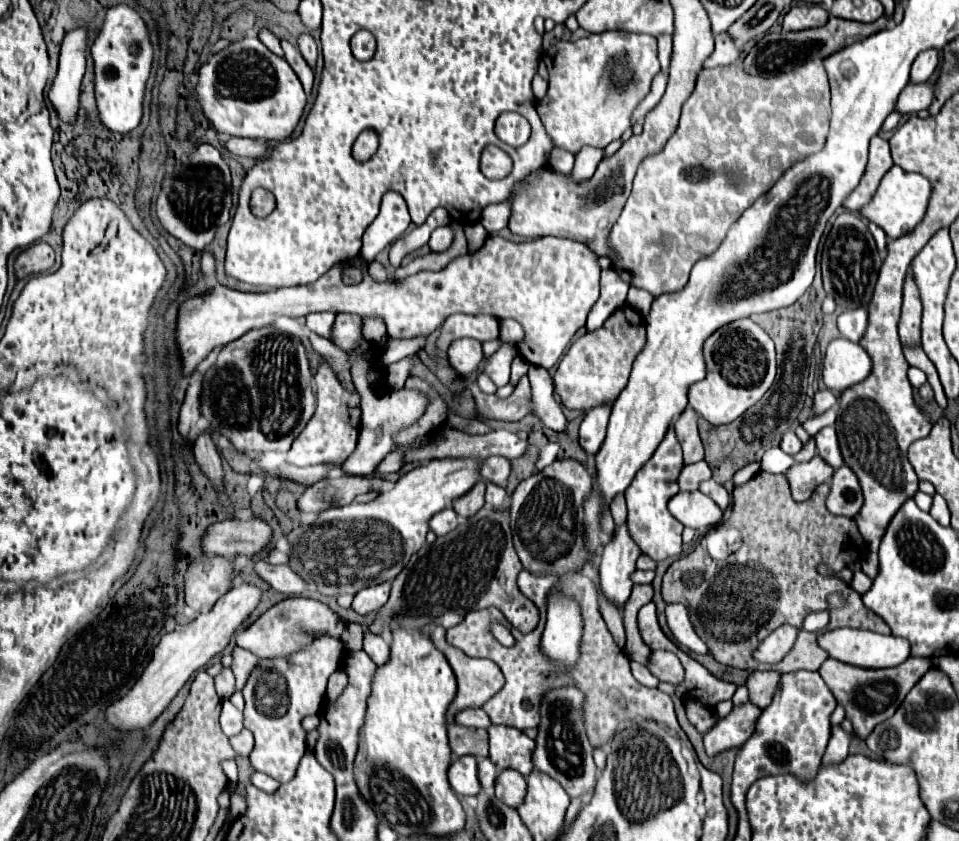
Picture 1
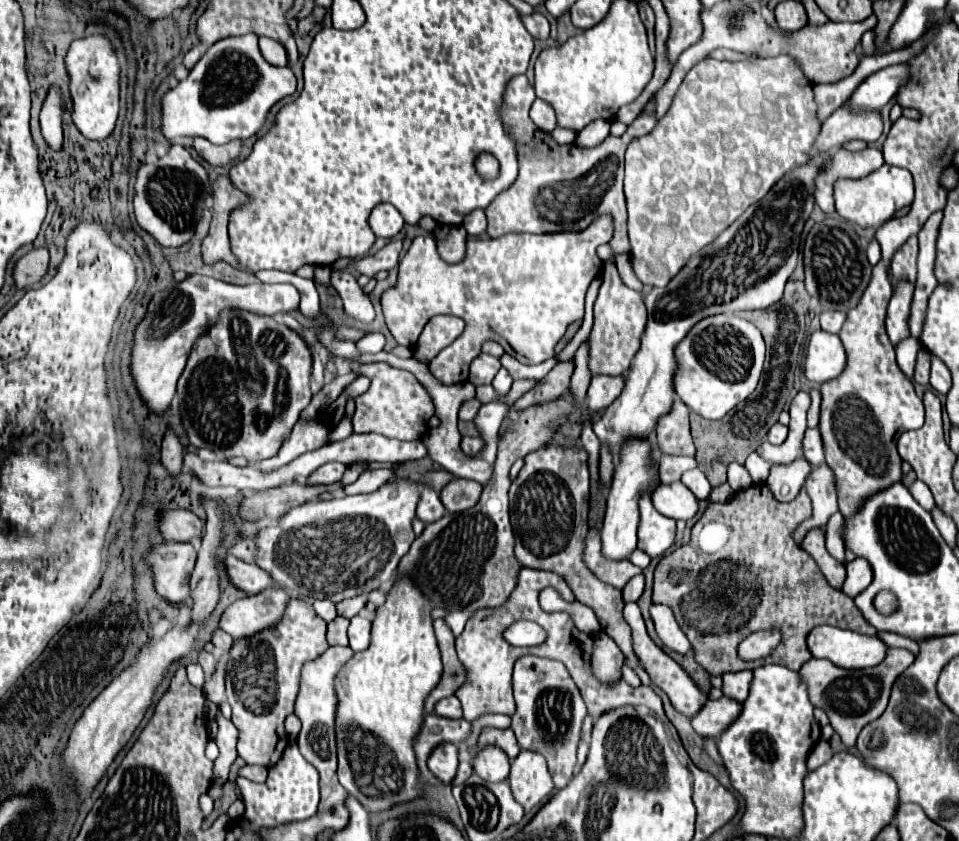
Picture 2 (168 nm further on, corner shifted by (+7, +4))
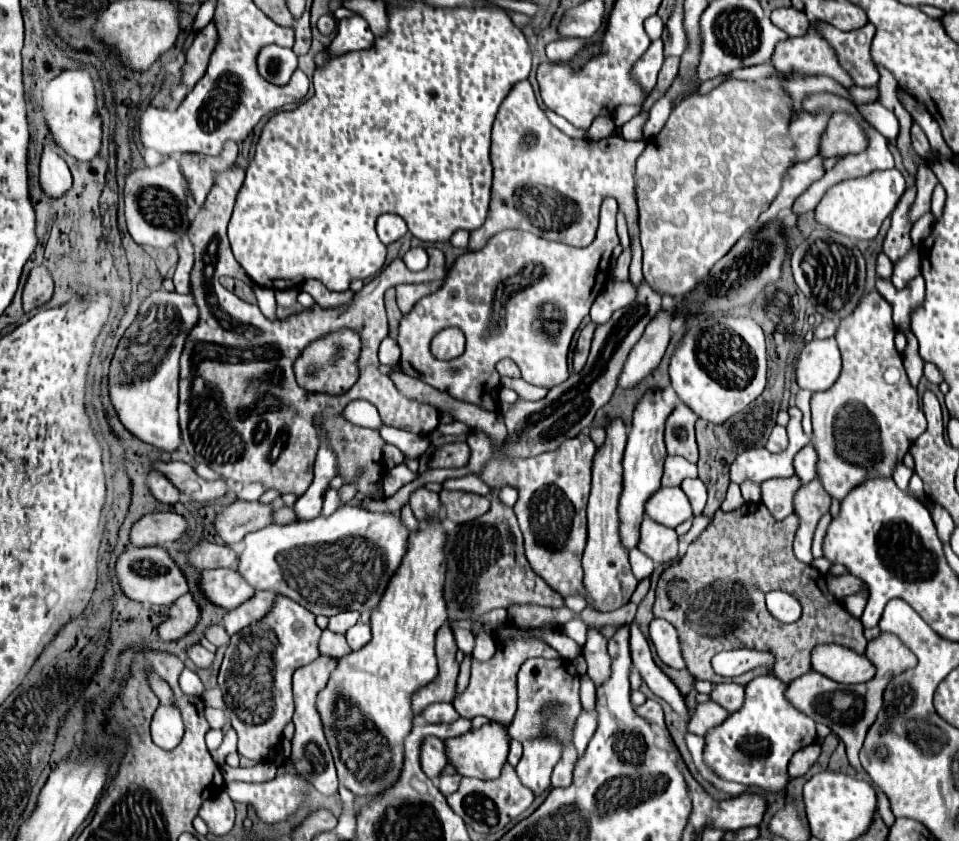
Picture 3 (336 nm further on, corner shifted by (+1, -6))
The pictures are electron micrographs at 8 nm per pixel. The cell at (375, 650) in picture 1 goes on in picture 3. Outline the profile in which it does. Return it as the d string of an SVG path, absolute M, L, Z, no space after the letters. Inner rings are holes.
M358 622L356 626L352 626L348 632L346 632L346 640L350 644L352 650L360 650L360 646L366 646L372 638L372 632L370 632L370 626Z

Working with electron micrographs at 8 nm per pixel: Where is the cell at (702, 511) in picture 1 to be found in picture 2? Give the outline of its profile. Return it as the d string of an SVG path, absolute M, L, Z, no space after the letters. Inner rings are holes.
M682 482L660 484L652 492L654 508L674 520L688 520L698 512L698 500Z

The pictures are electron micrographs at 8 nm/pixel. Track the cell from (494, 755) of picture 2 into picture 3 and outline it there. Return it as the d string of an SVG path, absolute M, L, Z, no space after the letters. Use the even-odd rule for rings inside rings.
M492 722L480 730L446 740L446 754L462 776L494 780L506 764L506 728Z

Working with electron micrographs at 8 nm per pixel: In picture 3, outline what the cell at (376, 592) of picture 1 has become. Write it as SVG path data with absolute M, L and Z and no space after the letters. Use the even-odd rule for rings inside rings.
M346 610L346 612L340 612L340 614L336 614L336 616L332 616L332 618L330 618L328 630L344 634L344 632L346 632L350 626L354 626L358 620L360 620L360 614L358 614L358 612Z

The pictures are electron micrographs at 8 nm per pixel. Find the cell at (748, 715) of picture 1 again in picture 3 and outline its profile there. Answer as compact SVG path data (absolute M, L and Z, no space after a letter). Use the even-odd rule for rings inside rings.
M716 702L698 704L696 712L692 714L692 718L688 722L688 732L696 734L696 736L706 736L710 728L720 726L728 716L730 716L730 712L722 706L718 706Z

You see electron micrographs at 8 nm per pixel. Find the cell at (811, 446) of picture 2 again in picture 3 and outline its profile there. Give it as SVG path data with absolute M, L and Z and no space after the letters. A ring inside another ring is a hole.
M808 444L794 458L796 476L802 480L802 484L806 484L806 482L816 478L816 466L818 466L818 454L816 454L814 446Z

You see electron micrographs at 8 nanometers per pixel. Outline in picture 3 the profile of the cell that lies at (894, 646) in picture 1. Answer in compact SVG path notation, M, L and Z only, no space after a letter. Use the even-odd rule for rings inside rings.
M818 644L812 650L812 668L840 684L860 684L876 674L876 666L866 654L838 644Z

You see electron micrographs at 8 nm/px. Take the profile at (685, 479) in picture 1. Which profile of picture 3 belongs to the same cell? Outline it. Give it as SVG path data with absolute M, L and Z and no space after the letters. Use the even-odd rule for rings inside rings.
M668 456L664 464L662 486L680 486L684 478L696 478L696 464L688 462L682 456Z

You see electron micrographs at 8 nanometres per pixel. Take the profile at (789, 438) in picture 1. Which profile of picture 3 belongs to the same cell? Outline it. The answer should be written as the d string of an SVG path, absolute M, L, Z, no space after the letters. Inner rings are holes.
M774 426L768 442L766 442L766 448L770 452L780 452L780 450L786 450L786 428L782 426Z

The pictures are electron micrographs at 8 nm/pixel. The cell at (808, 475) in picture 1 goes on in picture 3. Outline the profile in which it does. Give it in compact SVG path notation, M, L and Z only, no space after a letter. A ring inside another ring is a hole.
M798 476L762 482L762 502L776 520L784 520L794 512L794 494L798 492L798 486L802 486Z

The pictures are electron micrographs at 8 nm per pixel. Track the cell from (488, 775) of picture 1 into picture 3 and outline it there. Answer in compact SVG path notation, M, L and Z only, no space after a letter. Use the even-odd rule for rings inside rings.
M460 774L442 776L442 778L438 780L438 788L442 790L442 794L444 794L444 796L450 796L450 794L454 794L454 792L458 790L458 786L460 786L460 780L462 780L462 776L460 776Z

